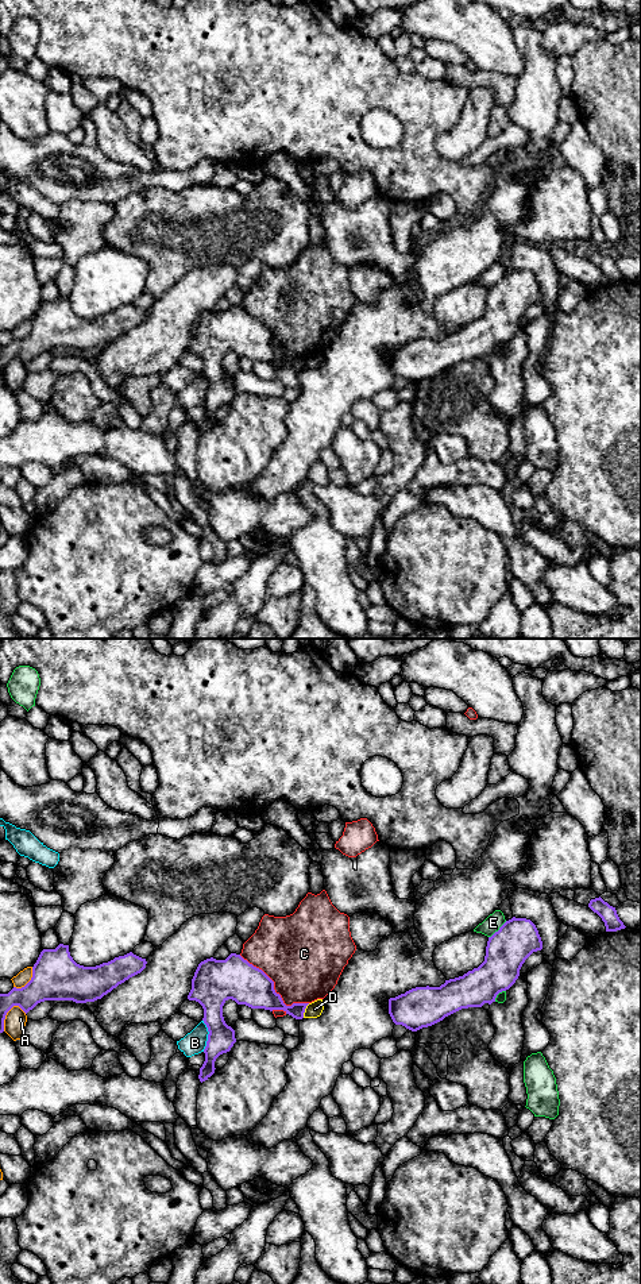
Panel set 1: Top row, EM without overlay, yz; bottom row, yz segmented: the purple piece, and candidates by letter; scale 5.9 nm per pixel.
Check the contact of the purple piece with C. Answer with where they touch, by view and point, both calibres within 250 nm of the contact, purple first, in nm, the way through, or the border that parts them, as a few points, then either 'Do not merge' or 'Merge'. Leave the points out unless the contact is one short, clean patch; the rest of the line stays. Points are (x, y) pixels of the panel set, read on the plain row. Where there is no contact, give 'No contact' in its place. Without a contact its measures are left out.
Touches purple at yz (273, 339). Thickness 260 nm (purple) against 460 nm. Do not merge

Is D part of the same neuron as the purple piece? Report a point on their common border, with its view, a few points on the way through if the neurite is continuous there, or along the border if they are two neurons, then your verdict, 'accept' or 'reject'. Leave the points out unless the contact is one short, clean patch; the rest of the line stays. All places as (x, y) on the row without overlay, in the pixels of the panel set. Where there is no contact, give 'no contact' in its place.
meets purple in yz at (304, 362); border along yz (309, 355), (302, 369); reject

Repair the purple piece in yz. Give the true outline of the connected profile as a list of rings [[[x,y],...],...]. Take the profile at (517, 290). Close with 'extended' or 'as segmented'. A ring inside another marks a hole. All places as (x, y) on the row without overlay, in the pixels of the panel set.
[[[526,270],[506,273],[498,284],[489,289],[484,313],[463,328],[445,332],[440,339],[416,339],[389,351],[389,366],[395,377],[412,383],[432,378],[445,369],[468,359],[491,356],[499,344],[509,342],[520,328],[525,312],[542,301],[542,293],[536,277]]]; as segmented

